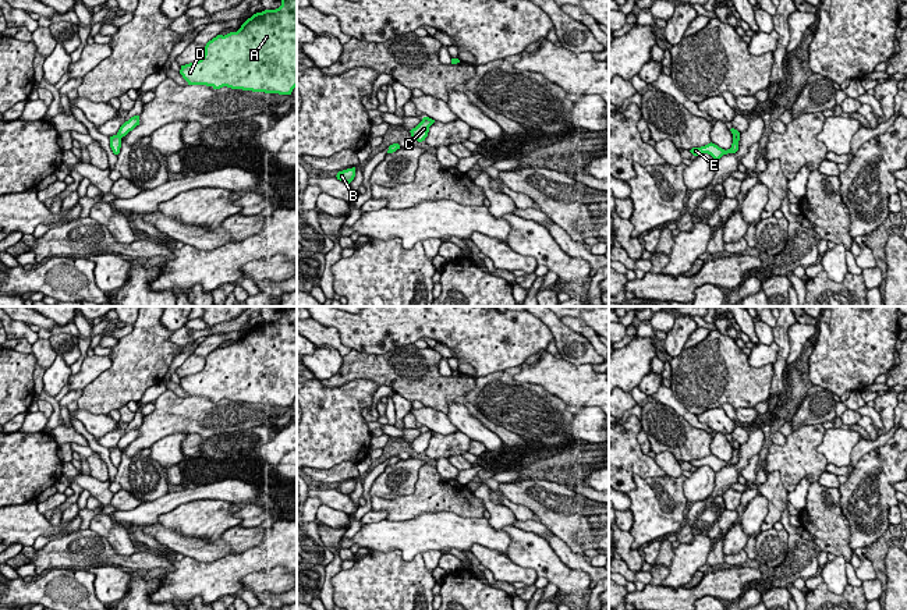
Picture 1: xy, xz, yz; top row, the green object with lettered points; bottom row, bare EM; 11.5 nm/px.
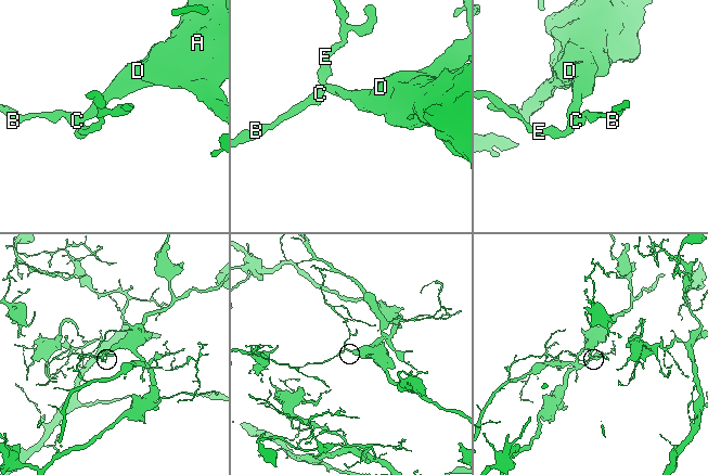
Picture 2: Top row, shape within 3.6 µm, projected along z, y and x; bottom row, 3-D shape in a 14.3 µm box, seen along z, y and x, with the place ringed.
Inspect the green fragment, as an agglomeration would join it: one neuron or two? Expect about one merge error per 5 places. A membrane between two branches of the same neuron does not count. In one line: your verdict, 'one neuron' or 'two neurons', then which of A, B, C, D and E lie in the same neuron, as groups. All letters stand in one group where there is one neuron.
two neurons; A D / B C E

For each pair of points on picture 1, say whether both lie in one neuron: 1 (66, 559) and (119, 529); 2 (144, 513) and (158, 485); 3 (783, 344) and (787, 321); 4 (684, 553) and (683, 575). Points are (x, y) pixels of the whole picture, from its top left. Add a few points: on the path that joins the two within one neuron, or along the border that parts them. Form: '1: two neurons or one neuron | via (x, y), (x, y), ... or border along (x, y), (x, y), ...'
1: two neurons | border along (106, 538), (119, 553), (133, 554), (137, 552)
2: two neurons | border along (169, 492), (145, 502)
3: one neuron | via (783, 339), (783, 326)
4: one neuron | via (684, 559), (683, 570)

